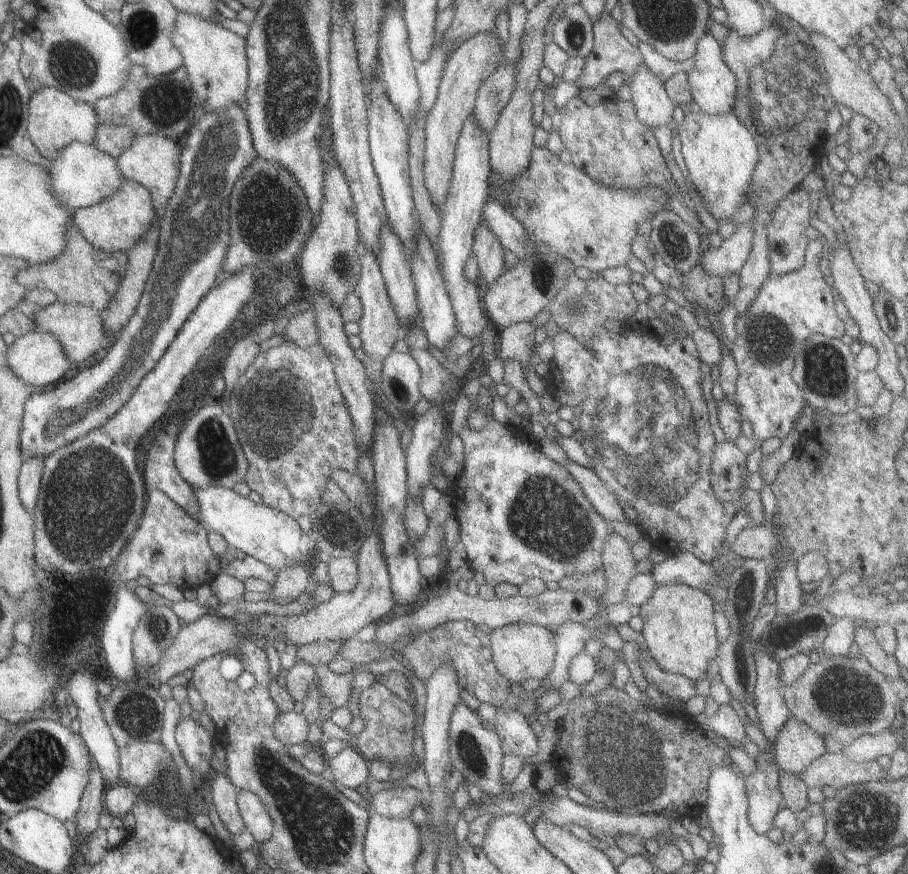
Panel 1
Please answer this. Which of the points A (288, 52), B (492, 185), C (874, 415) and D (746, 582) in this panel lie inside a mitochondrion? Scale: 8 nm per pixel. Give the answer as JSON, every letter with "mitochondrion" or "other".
{"A":"mitochondrion","B":"other","C":"other","D":"other"}

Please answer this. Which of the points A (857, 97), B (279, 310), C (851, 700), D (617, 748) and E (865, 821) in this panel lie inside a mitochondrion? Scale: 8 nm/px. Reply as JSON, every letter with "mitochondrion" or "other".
{"A":"other","B":"other","C":"mitochondrion","D":"mitochondrion","E":"mitochondrion"}

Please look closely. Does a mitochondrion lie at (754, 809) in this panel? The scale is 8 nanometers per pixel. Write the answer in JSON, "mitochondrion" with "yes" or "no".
{"mitochondrion":"no"}

